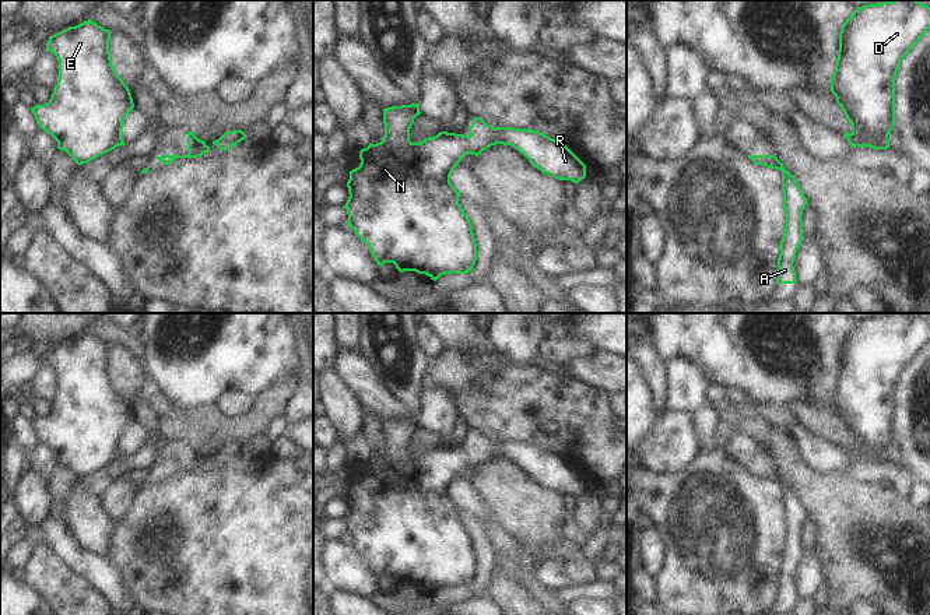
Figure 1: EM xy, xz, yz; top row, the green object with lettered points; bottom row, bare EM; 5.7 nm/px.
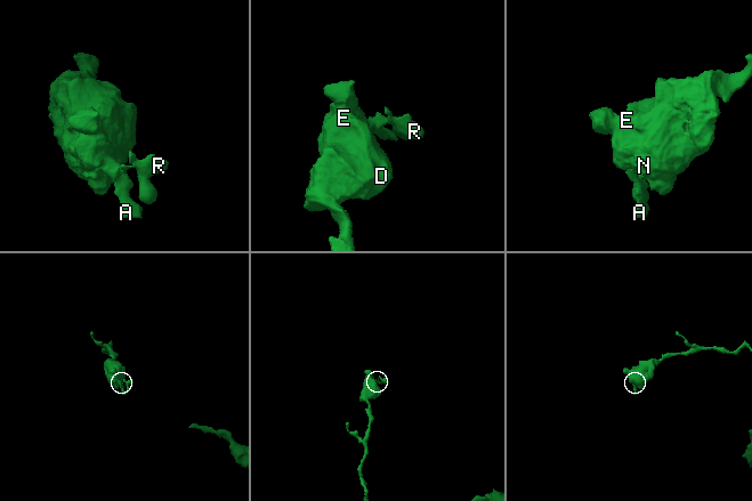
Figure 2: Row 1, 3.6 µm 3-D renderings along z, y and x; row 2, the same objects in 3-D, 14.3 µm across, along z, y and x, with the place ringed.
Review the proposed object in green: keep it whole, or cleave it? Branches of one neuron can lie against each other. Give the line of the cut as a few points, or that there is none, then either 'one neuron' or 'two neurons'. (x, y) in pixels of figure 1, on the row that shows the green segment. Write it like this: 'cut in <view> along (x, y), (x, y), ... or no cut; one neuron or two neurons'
no cut; one neuron

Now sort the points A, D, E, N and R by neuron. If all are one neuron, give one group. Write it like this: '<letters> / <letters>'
A D E N R

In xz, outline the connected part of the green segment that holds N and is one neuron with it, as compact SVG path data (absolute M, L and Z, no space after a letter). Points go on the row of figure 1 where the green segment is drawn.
M418 103L383 109L385 136L380 143L359 151L361 164L350 171L347 182L347 225L368 245L373 260L382 267L393 263L400 273L415 271L436 281L443 274L466 274L477 260L473 225L459 204L460 193L450 183L450 175L467 155L478 157L491 145L516 148L545 175L579 183L586 178L586 165L562 143L540 131L512 127L492 127L474 117L468 136L441 131L420 143L410 141L410 129L421 115Z

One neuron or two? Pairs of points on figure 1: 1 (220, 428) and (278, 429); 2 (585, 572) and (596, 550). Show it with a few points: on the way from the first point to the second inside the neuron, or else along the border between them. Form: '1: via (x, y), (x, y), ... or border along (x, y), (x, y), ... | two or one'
1: border along (284, 414), (280, 414), (269, 425), (265, 435) | two
2: border along (583, 558), (596, 559) | two

